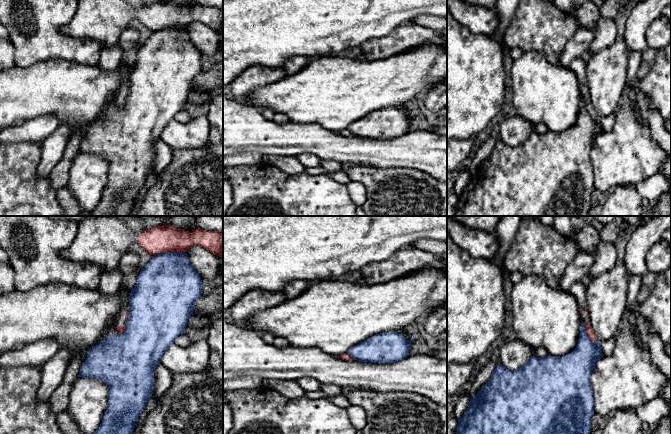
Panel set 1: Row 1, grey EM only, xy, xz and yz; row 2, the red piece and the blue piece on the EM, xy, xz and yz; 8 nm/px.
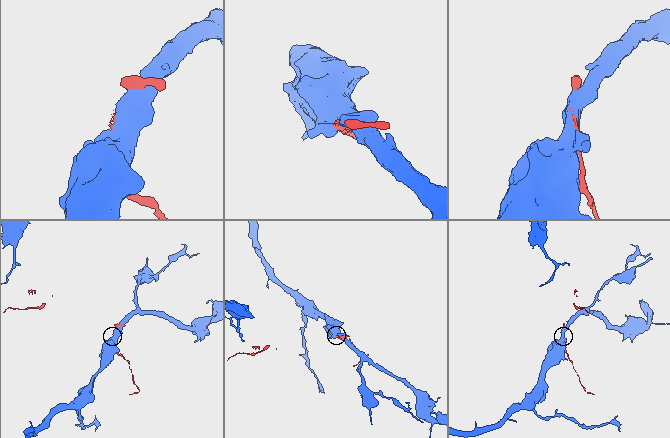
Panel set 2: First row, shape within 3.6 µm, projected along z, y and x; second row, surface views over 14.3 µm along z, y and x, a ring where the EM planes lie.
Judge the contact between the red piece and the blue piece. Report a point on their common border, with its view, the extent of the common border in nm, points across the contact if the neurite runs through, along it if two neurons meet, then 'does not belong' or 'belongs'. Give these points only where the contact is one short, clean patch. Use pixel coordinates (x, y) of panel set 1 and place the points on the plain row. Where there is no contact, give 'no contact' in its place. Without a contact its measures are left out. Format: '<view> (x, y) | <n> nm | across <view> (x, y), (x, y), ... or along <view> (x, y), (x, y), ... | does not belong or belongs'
xy (169, 27) | 260 nm | does not belong

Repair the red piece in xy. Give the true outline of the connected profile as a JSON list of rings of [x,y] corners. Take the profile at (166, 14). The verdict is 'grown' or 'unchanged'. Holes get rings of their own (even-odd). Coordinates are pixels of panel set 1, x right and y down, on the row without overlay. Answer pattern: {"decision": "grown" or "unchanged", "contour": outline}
{"decision": "grown", "contour": [[[78,0],[77,13],[66,33],[92,38],[103,48],[111,48],[133,19],[138,19],[153,32],[164,28],[187,28],[199,21],[223,33],[223,9],[200,4],[189,8],[172,1],[133,7],[126,0]]]}

